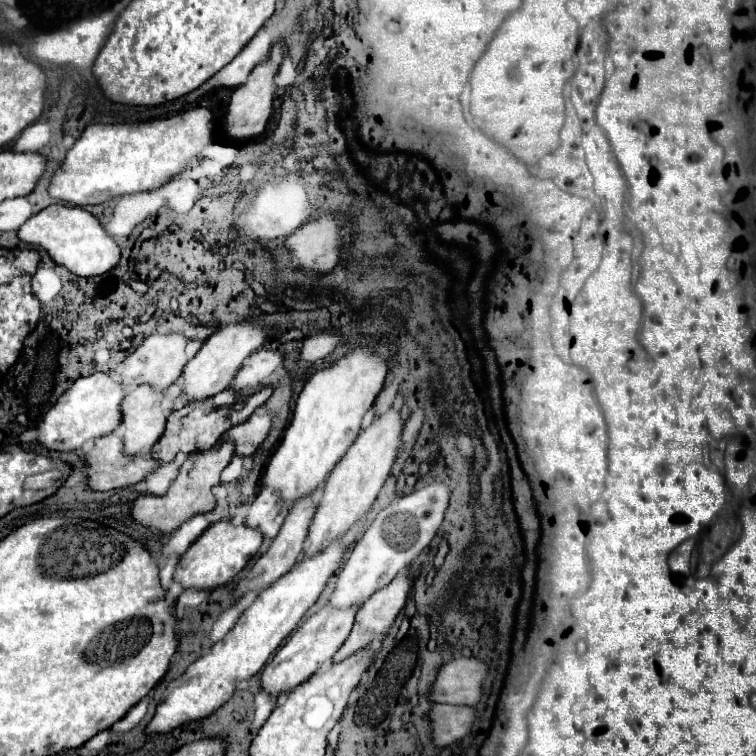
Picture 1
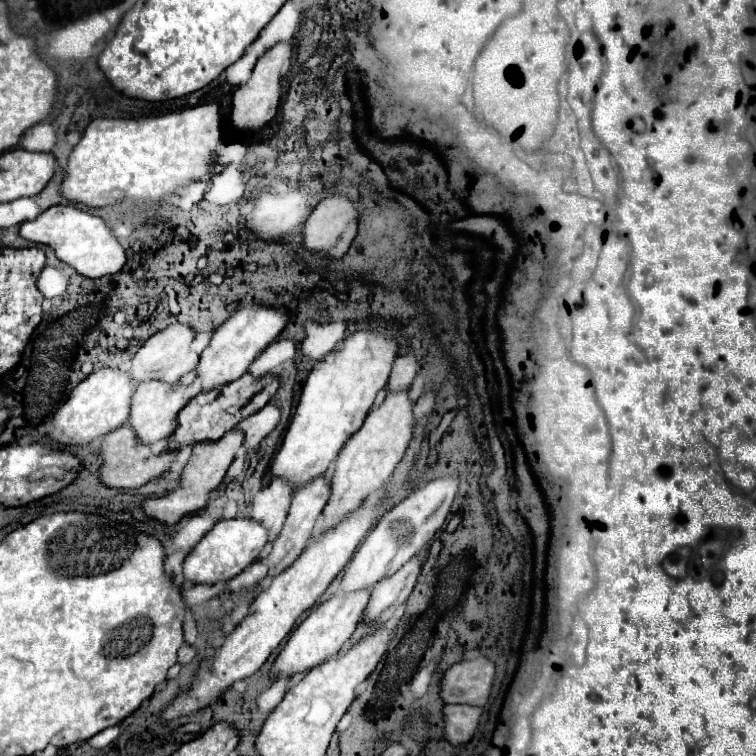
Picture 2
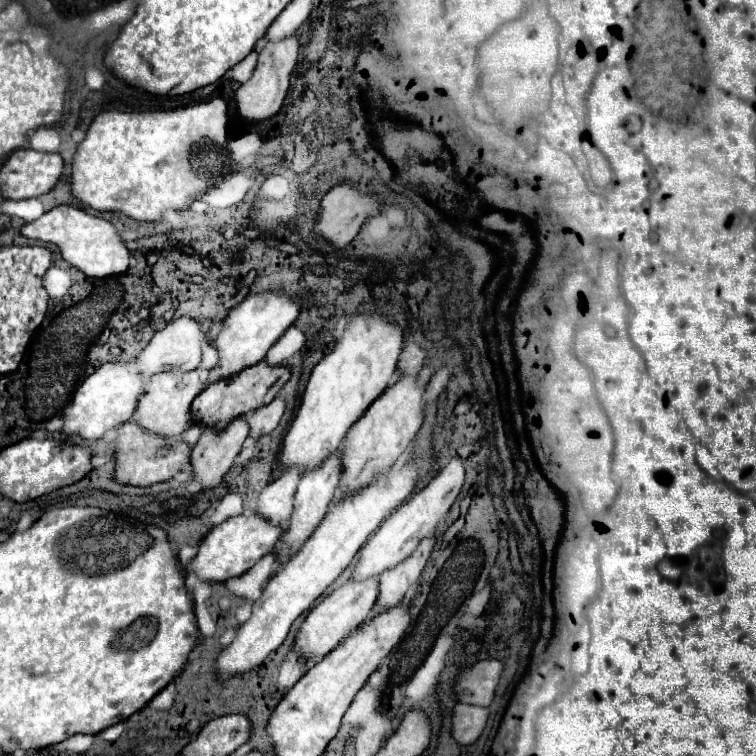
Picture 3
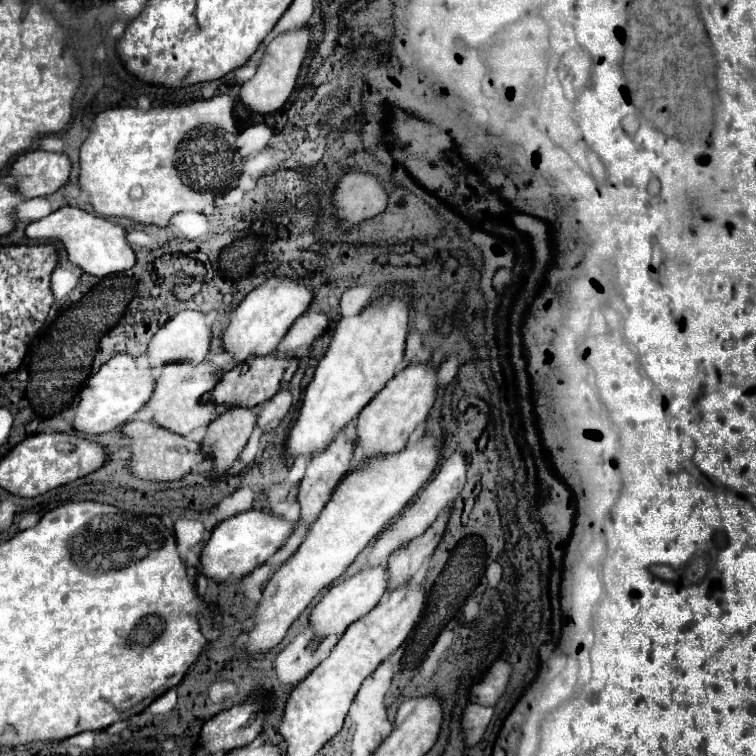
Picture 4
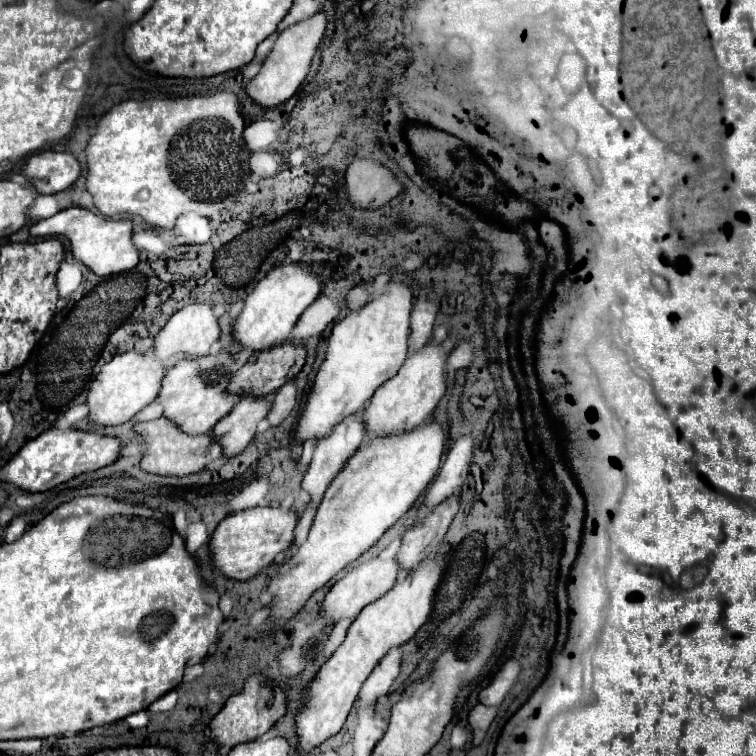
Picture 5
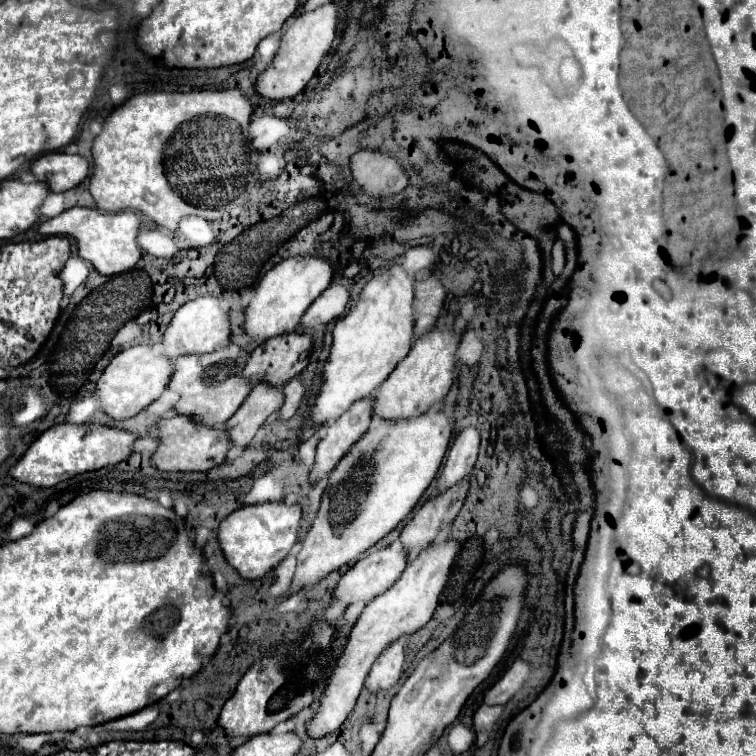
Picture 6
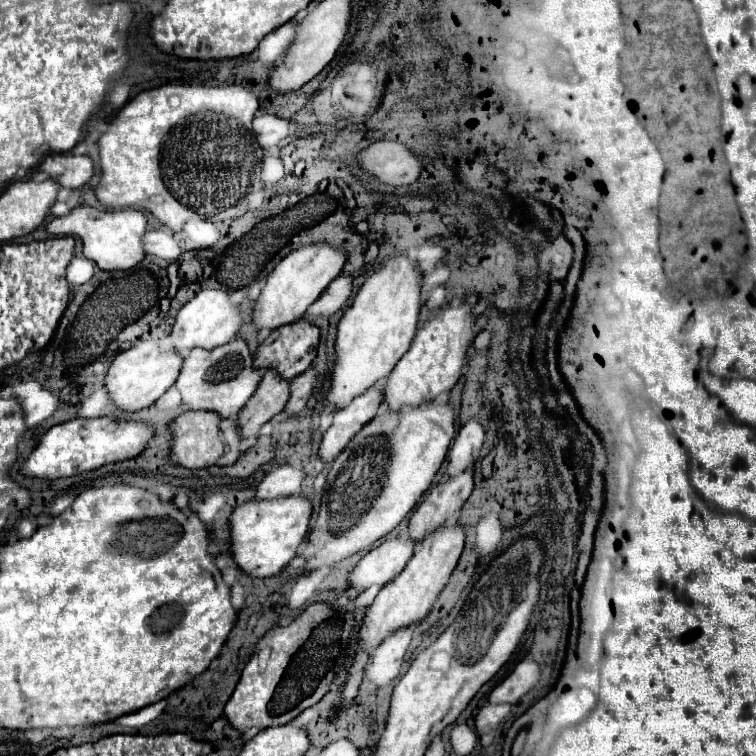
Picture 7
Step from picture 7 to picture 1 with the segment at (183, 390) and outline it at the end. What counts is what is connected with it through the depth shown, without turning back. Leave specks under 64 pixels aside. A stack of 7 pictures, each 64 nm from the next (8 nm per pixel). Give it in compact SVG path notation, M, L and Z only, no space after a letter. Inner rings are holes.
M138 386L132 392L128 392L122 400L122 440L124 440L124 452L128 456L136 454L148 454L152 444L162 436L166 418L174 410L174 400L168 400L162 396L162 392L152 390L150 386Z

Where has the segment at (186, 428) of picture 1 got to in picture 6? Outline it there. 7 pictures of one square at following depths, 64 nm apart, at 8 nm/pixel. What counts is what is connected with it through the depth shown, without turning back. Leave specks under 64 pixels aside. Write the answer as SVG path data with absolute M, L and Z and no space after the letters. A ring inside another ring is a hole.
M302 332L276 336L260 344L246 362L244 378L282 386L296 378L310 360L312 338Z

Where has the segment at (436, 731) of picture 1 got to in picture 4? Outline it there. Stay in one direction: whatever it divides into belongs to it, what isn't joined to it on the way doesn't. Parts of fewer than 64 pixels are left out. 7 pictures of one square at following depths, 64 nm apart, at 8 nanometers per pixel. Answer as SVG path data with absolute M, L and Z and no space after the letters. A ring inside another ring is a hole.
M468 704L462 710L462 734L464 734L464 744L466 746L476 746L486 732L490 718L494 714L494 708L486 708L480 704Z

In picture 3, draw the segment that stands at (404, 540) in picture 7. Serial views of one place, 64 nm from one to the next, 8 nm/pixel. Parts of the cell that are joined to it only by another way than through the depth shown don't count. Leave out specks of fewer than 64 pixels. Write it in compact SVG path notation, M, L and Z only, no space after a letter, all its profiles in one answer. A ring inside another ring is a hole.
M368 578L364 582L348 582L342 588L334 590L328 594L318 606L310 610L306 620L302 622L292 650L304 660L304 662L314 662L324 658L328 652L332 652L338 644L342 644L352 630L356 630L374 610L378 598L378 578Z

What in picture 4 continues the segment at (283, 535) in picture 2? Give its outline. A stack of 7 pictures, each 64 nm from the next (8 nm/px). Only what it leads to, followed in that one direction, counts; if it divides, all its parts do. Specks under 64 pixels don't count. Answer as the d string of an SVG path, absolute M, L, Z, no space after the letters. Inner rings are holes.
M348 428L344 432L340 432L336 436L336 440L322 454L312 456L312 462L306 468L306 474L304 474L300 488L298 488L298 504L300 504L298 526L306 526L306 530L308 530L316 522L316 516L320 516L324 504L328 502L328 496L332 496L332 488L336 488L336 484L350 470L352 456L354 456L354 436L352 436L352 430L348 430Z

